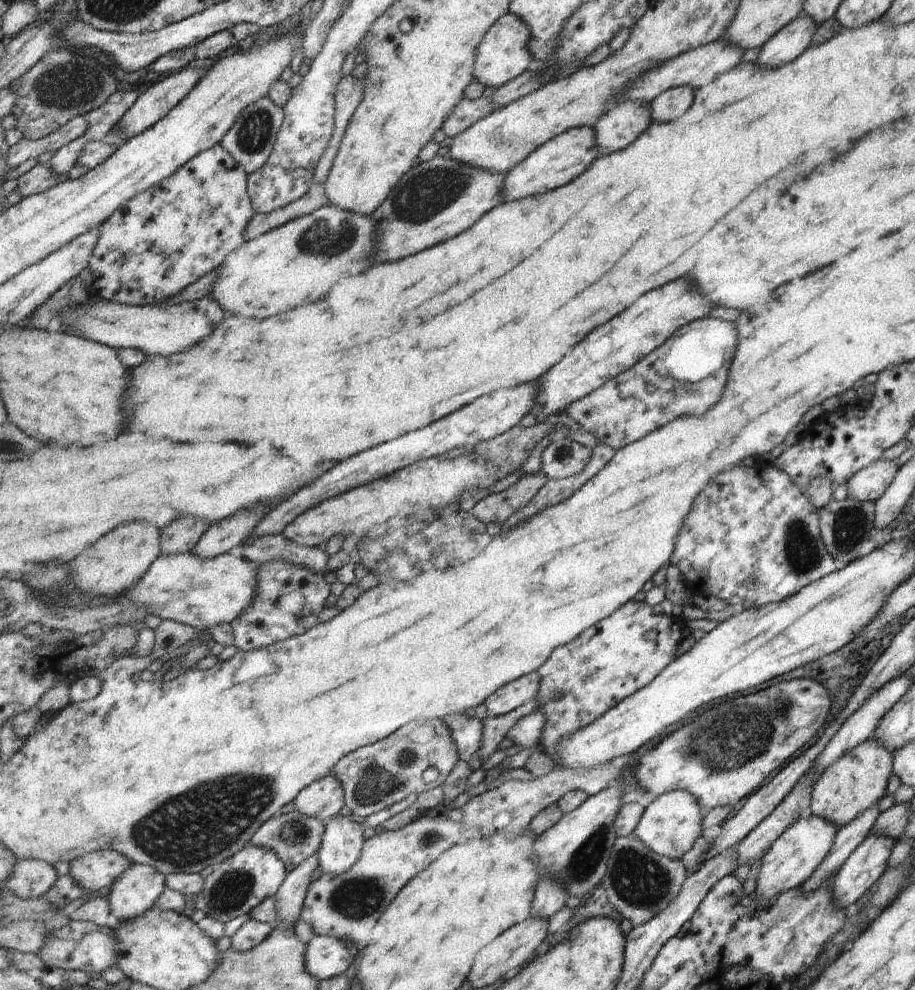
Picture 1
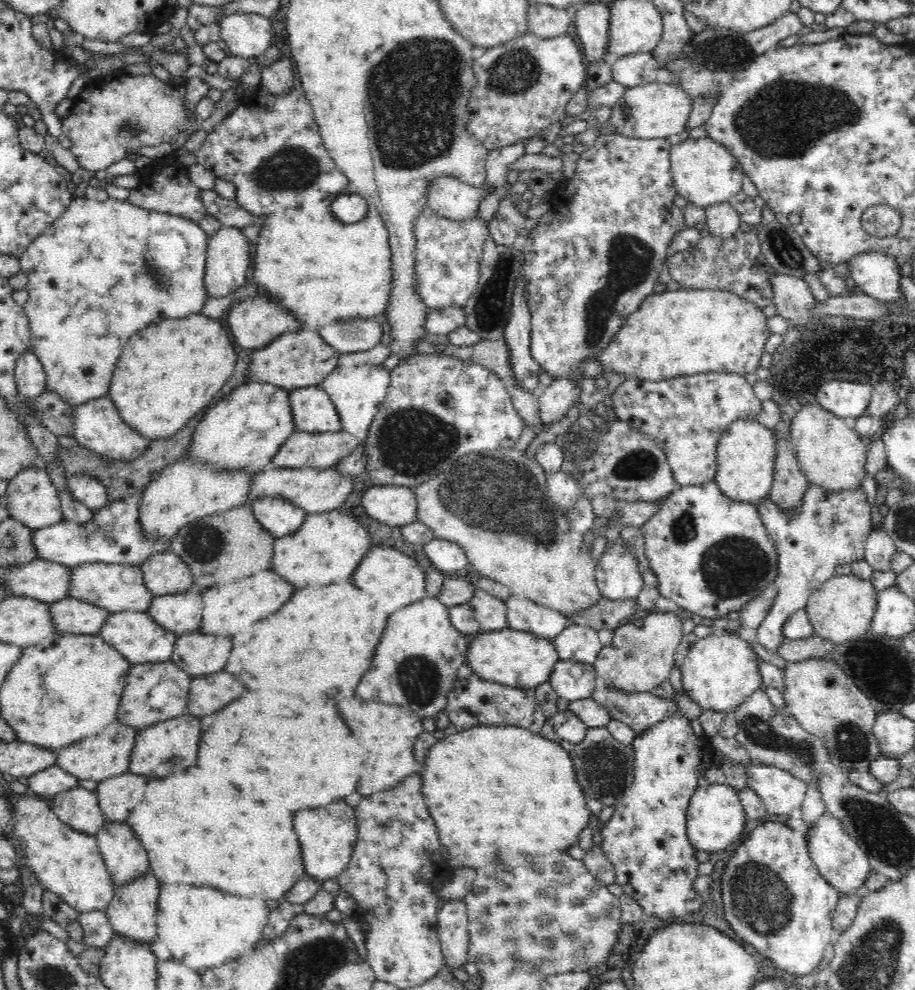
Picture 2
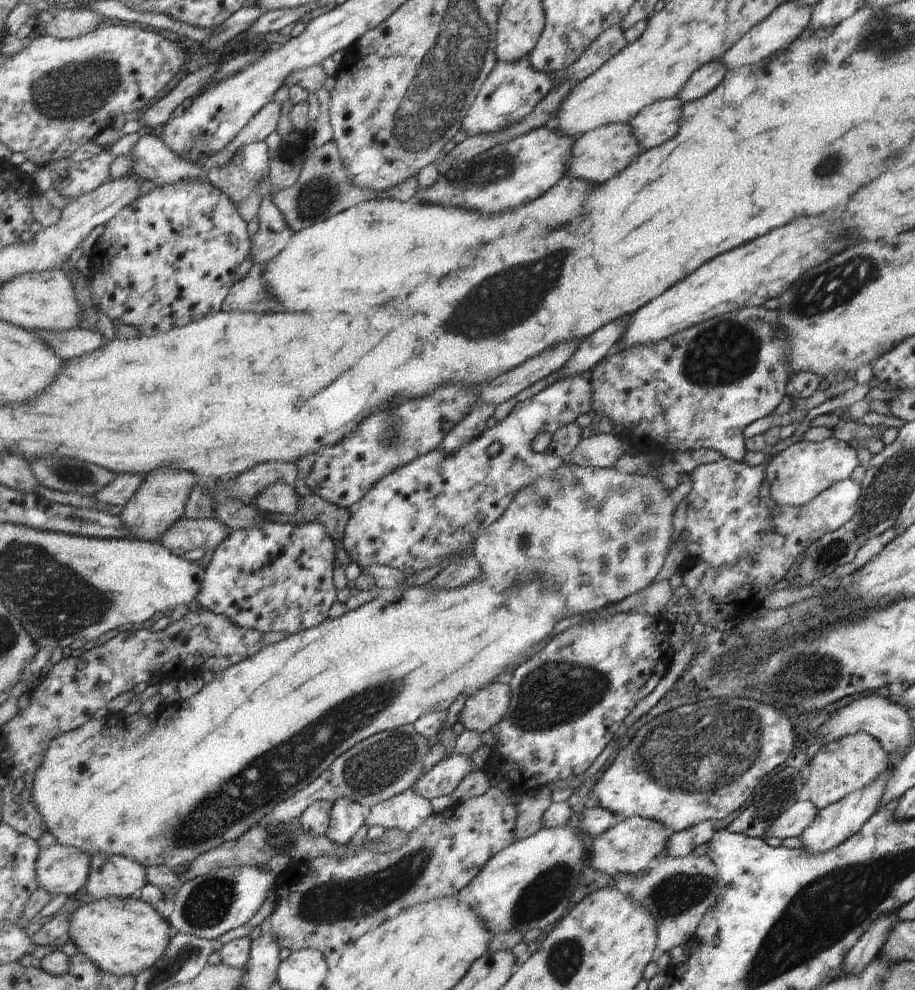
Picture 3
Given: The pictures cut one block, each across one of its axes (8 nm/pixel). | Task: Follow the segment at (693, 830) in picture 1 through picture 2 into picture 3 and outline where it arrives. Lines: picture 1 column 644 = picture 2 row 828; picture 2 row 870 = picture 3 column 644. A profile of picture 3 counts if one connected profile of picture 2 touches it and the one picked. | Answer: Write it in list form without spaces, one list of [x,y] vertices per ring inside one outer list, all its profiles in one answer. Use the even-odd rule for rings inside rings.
[[[634,816],[620,823],[607,832],[601,833],[592,842],[589,850],[589,864],[595,870],[599,870],[613,876],[617,874],[639,874],[649,869],[649,862],[657,858],[665,850],[669,837],[673,832],[657,819],[644,819]]]

